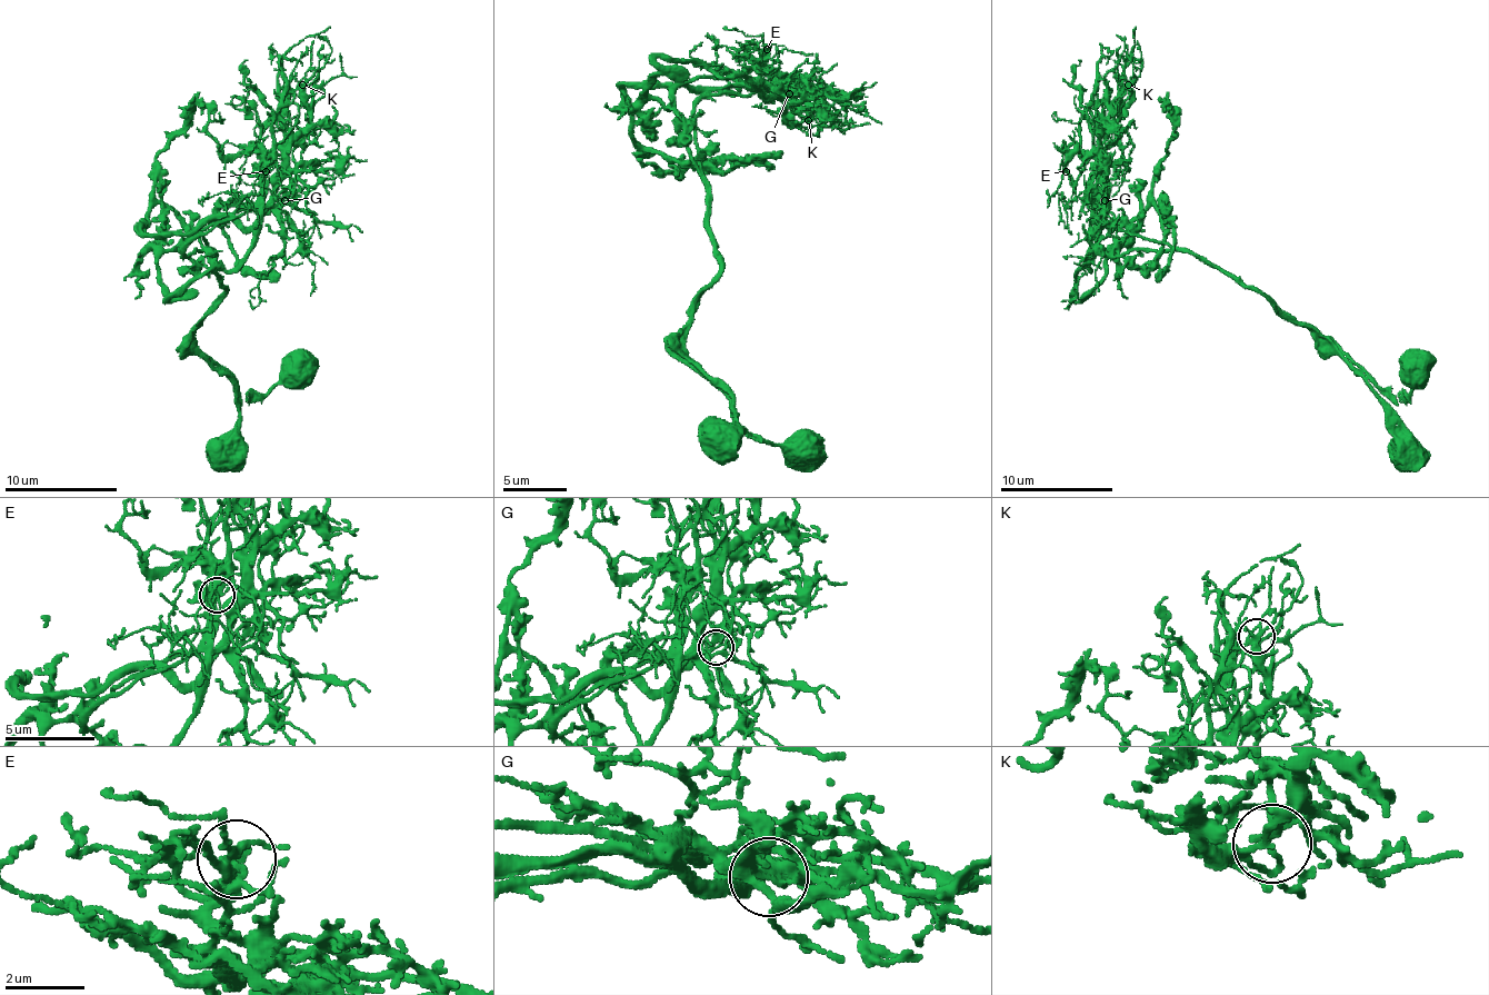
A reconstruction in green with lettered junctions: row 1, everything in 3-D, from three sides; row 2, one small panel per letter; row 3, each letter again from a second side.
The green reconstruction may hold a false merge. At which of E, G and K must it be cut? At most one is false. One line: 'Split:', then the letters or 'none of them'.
Split: G

